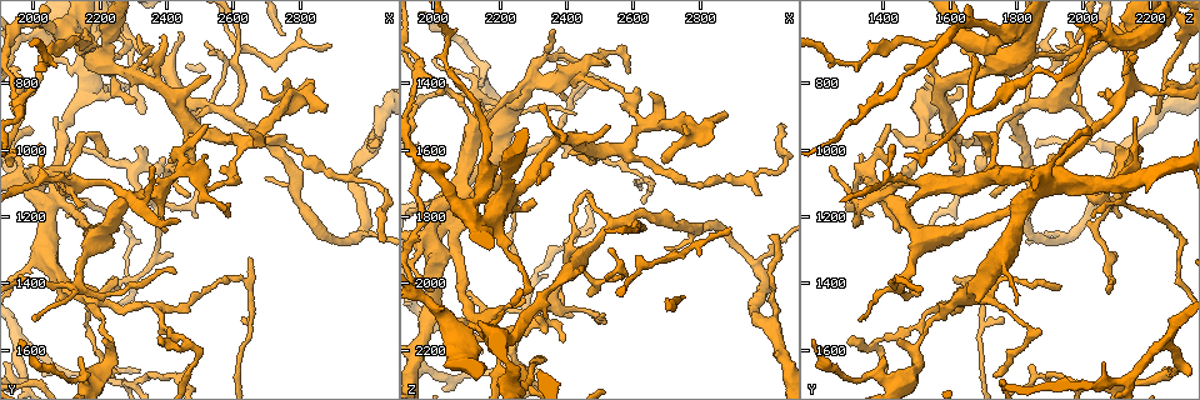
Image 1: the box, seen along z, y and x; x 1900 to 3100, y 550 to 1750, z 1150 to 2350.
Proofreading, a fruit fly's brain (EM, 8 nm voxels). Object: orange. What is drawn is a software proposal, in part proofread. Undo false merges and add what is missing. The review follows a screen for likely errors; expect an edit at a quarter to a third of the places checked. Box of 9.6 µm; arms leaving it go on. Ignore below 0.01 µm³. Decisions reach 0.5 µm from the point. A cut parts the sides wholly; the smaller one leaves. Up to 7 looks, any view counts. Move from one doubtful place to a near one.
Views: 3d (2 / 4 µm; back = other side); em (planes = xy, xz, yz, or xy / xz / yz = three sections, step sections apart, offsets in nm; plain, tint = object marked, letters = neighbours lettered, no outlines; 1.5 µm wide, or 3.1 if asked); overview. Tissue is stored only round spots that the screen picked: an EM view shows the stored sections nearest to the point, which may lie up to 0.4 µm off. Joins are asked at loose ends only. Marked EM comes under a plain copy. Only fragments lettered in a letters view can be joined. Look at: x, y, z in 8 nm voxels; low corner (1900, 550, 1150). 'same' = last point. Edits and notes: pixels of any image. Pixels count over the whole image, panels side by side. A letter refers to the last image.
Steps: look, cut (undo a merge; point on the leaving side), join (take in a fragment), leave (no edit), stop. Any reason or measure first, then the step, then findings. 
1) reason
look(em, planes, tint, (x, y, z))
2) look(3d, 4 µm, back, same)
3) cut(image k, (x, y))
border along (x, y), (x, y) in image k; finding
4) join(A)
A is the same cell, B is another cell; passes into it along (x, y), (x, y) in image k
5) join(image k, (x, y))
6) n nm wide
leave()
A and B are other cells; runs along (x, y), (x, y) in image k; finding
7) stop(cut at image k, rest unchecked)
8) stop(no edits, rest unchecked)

three arms meet
look(3d, 4 µm, (2040, 1170, 1810))

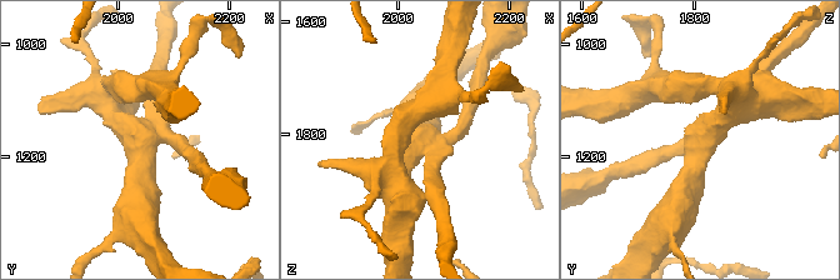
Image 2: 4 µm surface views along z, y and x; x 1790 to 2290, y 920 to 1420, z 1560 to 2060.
need the tissue
look(em, planes, tint, (2040, 1170, 1810))

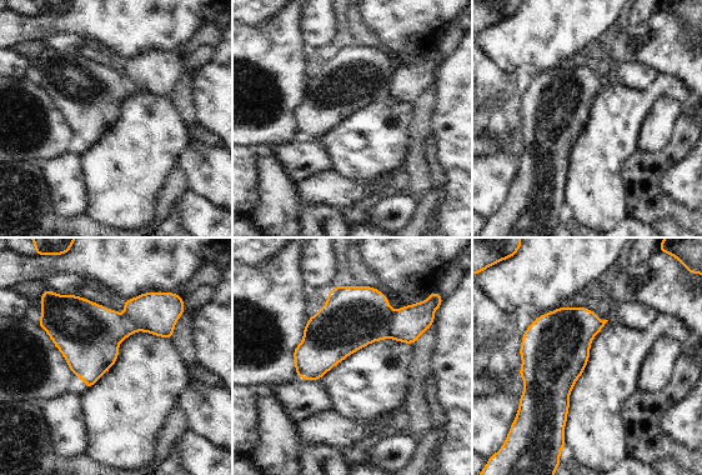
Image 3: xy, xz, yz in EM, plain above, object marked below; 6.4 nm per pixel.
what lies round it
look(em, planes, letters, same)

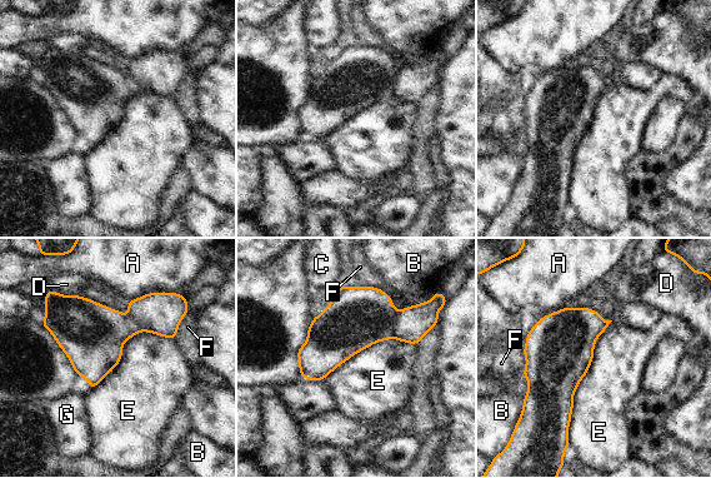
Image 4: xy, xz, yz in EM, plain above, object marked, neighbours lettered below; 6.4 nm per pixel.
leave()
A, B, C, D, E, F and G are other cells; border along (612, 320), (574, 394), (569, 443) in image 4; all the same neuron

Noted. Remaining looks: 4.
sharp bend
look(3d, 2 µm, (2170, 1430, 1650))

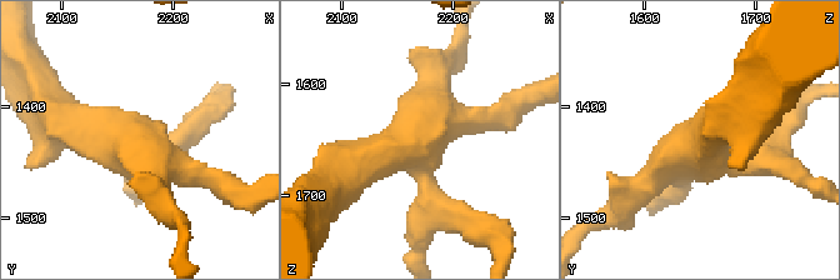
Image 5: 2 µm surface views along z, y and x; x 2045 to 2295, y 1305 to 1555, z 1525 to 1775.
look(em, xy, step 4, tint, (2164, 1436, 1652))

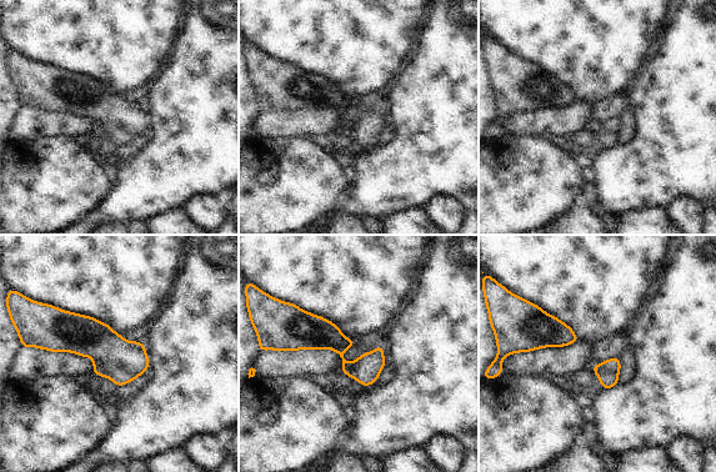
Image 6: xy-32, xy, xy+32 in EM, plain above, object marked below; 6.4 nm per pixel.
cut it another way
look(em, planes, letters, same)

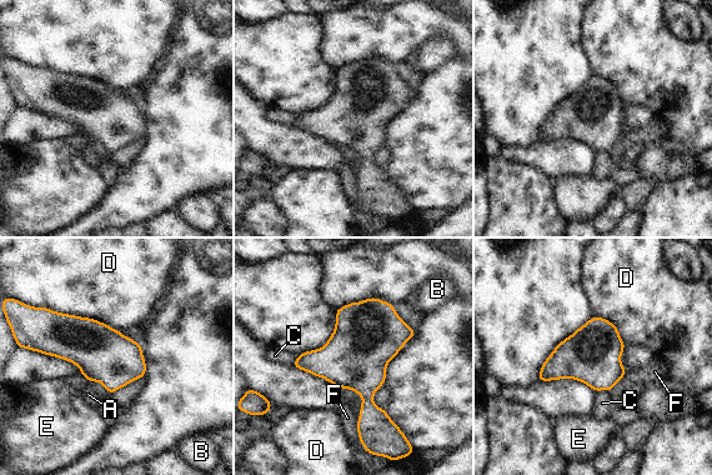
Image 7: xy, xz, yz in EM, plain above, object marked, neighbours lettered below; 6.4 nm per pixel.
360 nm wide
leave()
A, B, C, D, E and F are other cells; border along (46, 306), (89, 316), (121, 331) in image 7; all the same neuron

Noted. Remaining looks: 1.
three-way junction
look(em, planes, letters, (2300, 1000, 2110))

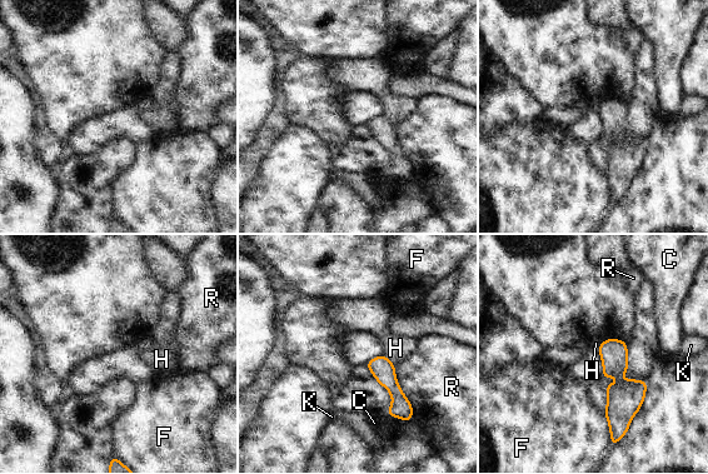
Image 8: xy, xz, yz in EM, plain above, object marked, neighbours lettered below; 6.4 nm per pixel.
leave()
C, F, H, K and R are other cells; runs along (375, 360), (408, 417) in image 8; none of them fits

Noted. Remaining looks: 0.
stop(no edits, rest unchecked)

